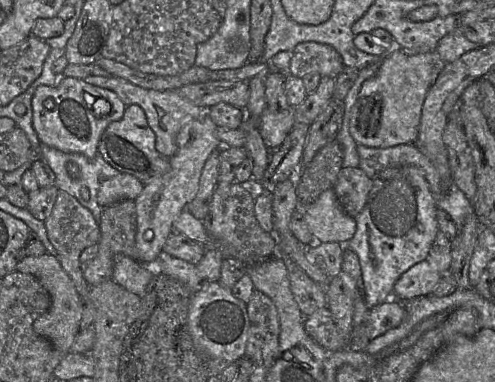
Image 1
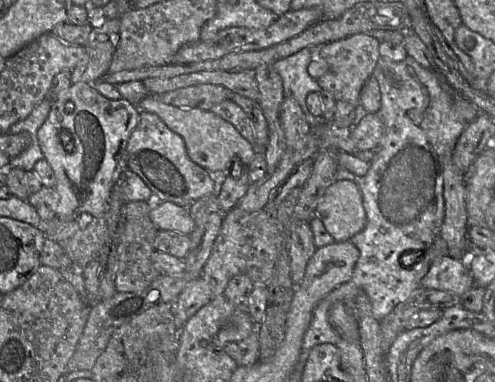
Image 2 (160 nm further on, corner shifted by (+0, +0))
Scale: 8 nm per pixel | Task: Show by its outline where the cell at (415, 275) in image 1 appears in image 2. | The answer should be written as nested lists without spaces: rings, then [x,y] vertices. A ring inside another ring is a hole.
[[[448,255],[436,257],[421,280],[422,288],[447,291],[457,300],[474,285],[467,262]]]

